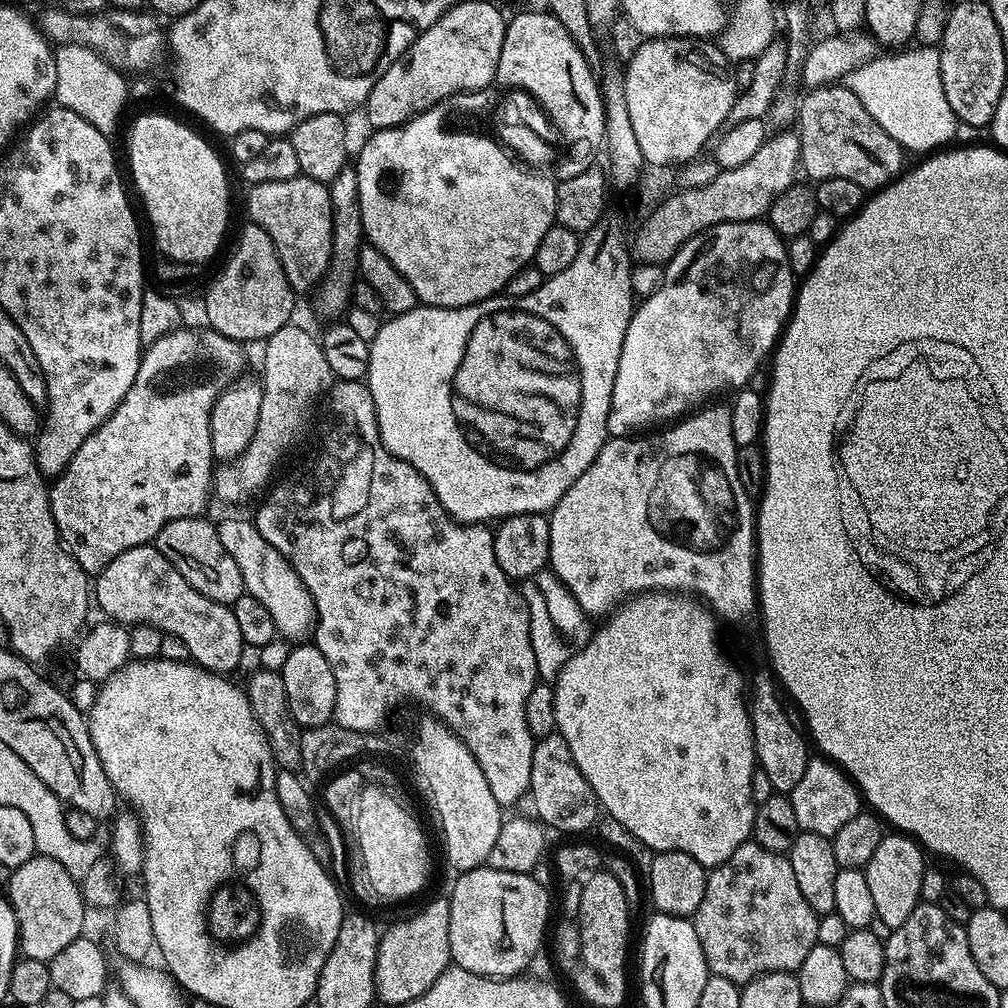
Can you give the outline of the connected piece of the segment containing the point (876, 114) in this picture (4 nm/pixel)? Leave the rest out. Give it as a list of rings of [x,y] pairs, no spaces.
[[[920,51],[924,52],[881,55],[875,67],[867,73],[869,76],[864,80],[862,99],[870,118],[874,118],[890,138],[900,143],[901,148],[909,153],[928,154],[956,140],[958,121],[954,110],[950,110],[950,102],[946,102],[946,90],[942,90],[939,51]]]

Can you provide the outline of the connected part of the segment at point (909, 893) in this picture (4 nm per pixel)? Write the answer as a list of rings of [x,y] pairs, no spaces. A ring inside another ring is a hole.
[[[885,834],[882,842],[878,842],[878,850],[874,850],[870,862],[862,869],[870,885],[876,916],[892,929],[902,926],[902,922],[906,922],[906,918],[910,918],[910,914],[914,914],[914,910],[922,903],[920,891],[926,867],[923,855],[925,853],[921,845],[911,835]]]

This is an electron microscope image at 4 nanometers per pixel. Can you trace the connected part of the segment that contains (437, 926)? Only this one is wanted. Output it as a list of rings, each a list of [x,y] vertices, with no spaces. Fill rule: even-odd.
[[[447,899],[432,900],[409,920],[400,920],[380,937],[376,959],[376,995],[379,1003],[403,1006],[426,994],[450,966],[450,906]]]

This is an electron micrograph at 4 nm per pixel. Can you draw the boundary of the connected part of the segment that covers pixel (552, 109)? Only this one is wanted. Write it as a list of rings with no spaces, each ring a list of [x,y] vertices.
[[[547,10],[540,12],[520,12],[516,17],[507,21],[502,38],[502,54],[498,54],[498,70],[495,83],[505,84],[508,90],[523,90],[543,108],[544,115],[552,122],[559,139],[568,143],[568,157],[561,159],[555,165],[554,176],[557,181],[574,178],[582,174],[582,170],[593,167],[597,163],[596,155],[601,155],[602,145],[605,143],[605,112],[604,99],[601,95],[601,85],[592,76],[582,51],[574,44],[566,32],[566,27],[558,18]]]

